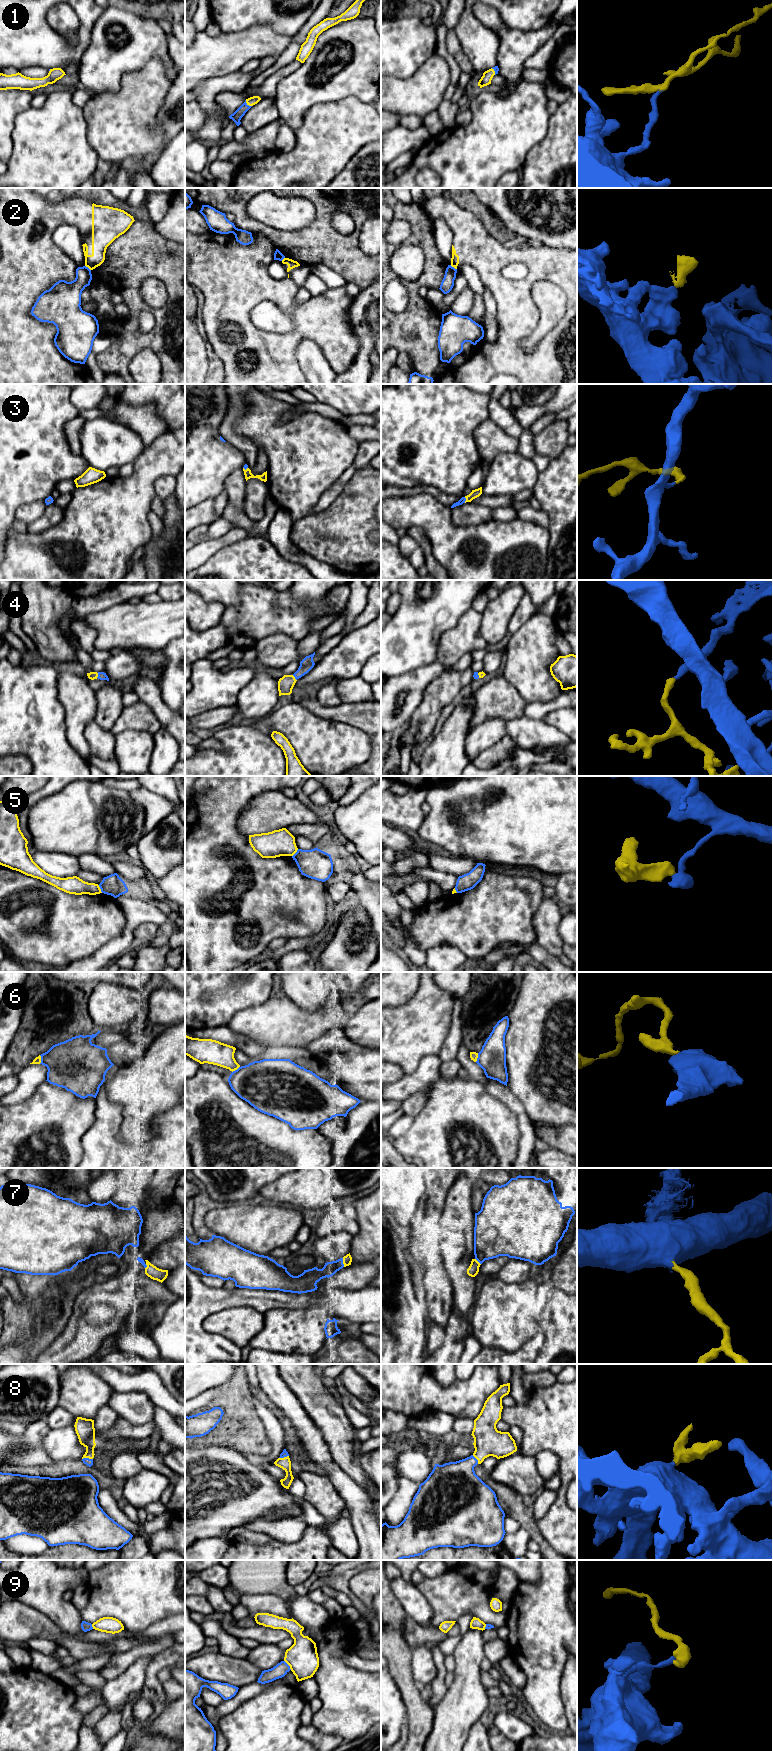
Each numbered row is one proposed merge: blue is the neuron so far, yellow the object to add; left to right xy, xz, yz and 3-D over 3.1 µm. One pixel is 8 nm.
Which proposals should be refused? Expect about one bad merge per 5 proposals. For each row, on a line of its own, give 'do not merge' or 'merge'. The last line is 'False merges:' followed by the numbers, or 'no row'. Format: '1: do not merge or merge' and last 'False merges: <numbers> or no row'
1: merge
2: do not merge
3: merge
4: merge
5: do not merge
6: do not merge
7: merge
8: merge
9: do not merge
False merges: 2, 5, 6, 9

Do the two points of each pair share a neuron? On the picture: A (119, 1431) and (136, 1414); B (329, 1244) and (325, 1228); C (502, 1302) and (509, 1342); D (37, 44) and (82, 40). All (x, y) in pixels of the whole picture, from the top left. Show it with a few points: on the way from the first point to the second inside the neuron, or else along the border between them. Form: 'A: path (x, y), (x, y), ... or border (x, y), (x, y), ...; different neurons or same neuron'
A: border (119, 1416), (135, 1425), (152, 1422); different neurons
B: border (343, 1230), (331, 1232), (323, 1238); different neurons
C: path (502, 1312), (502, 1318), (508, 1324), (509, 1332); same neuron
D: path (48, 48), (72, 48); same neuron

